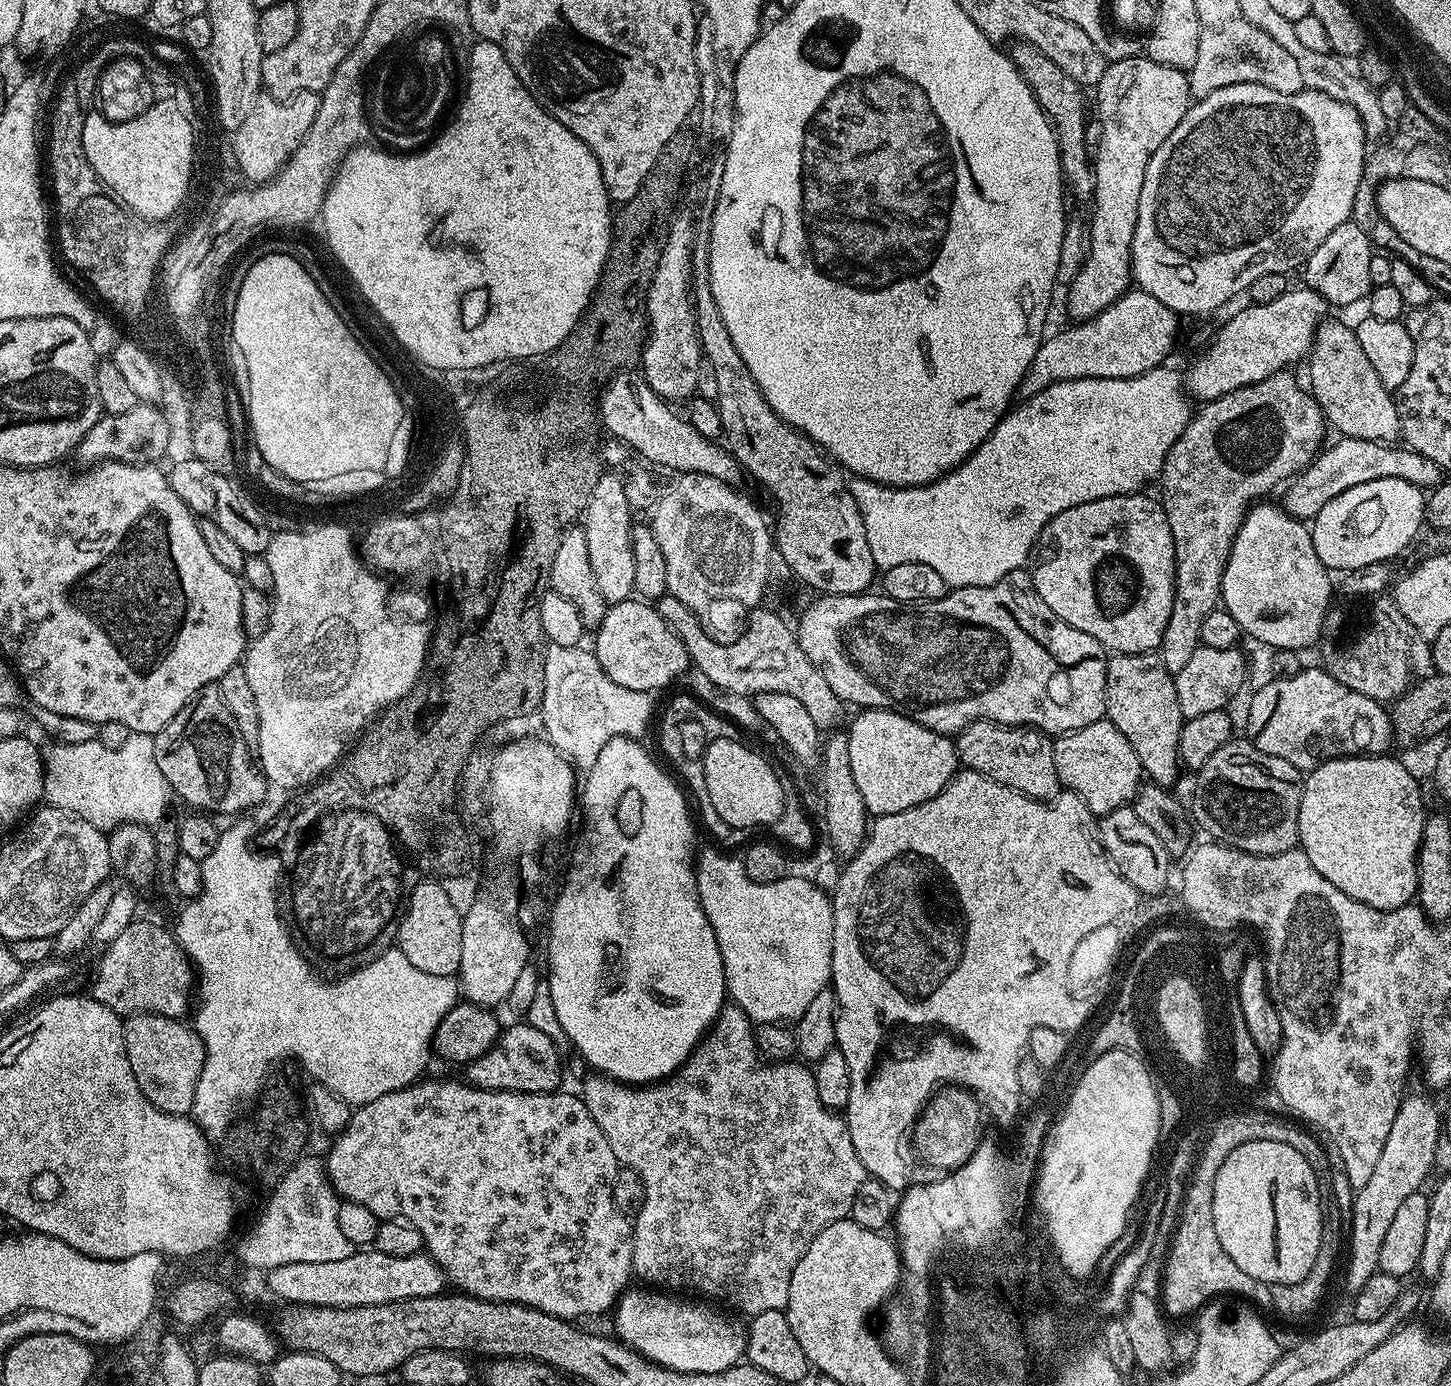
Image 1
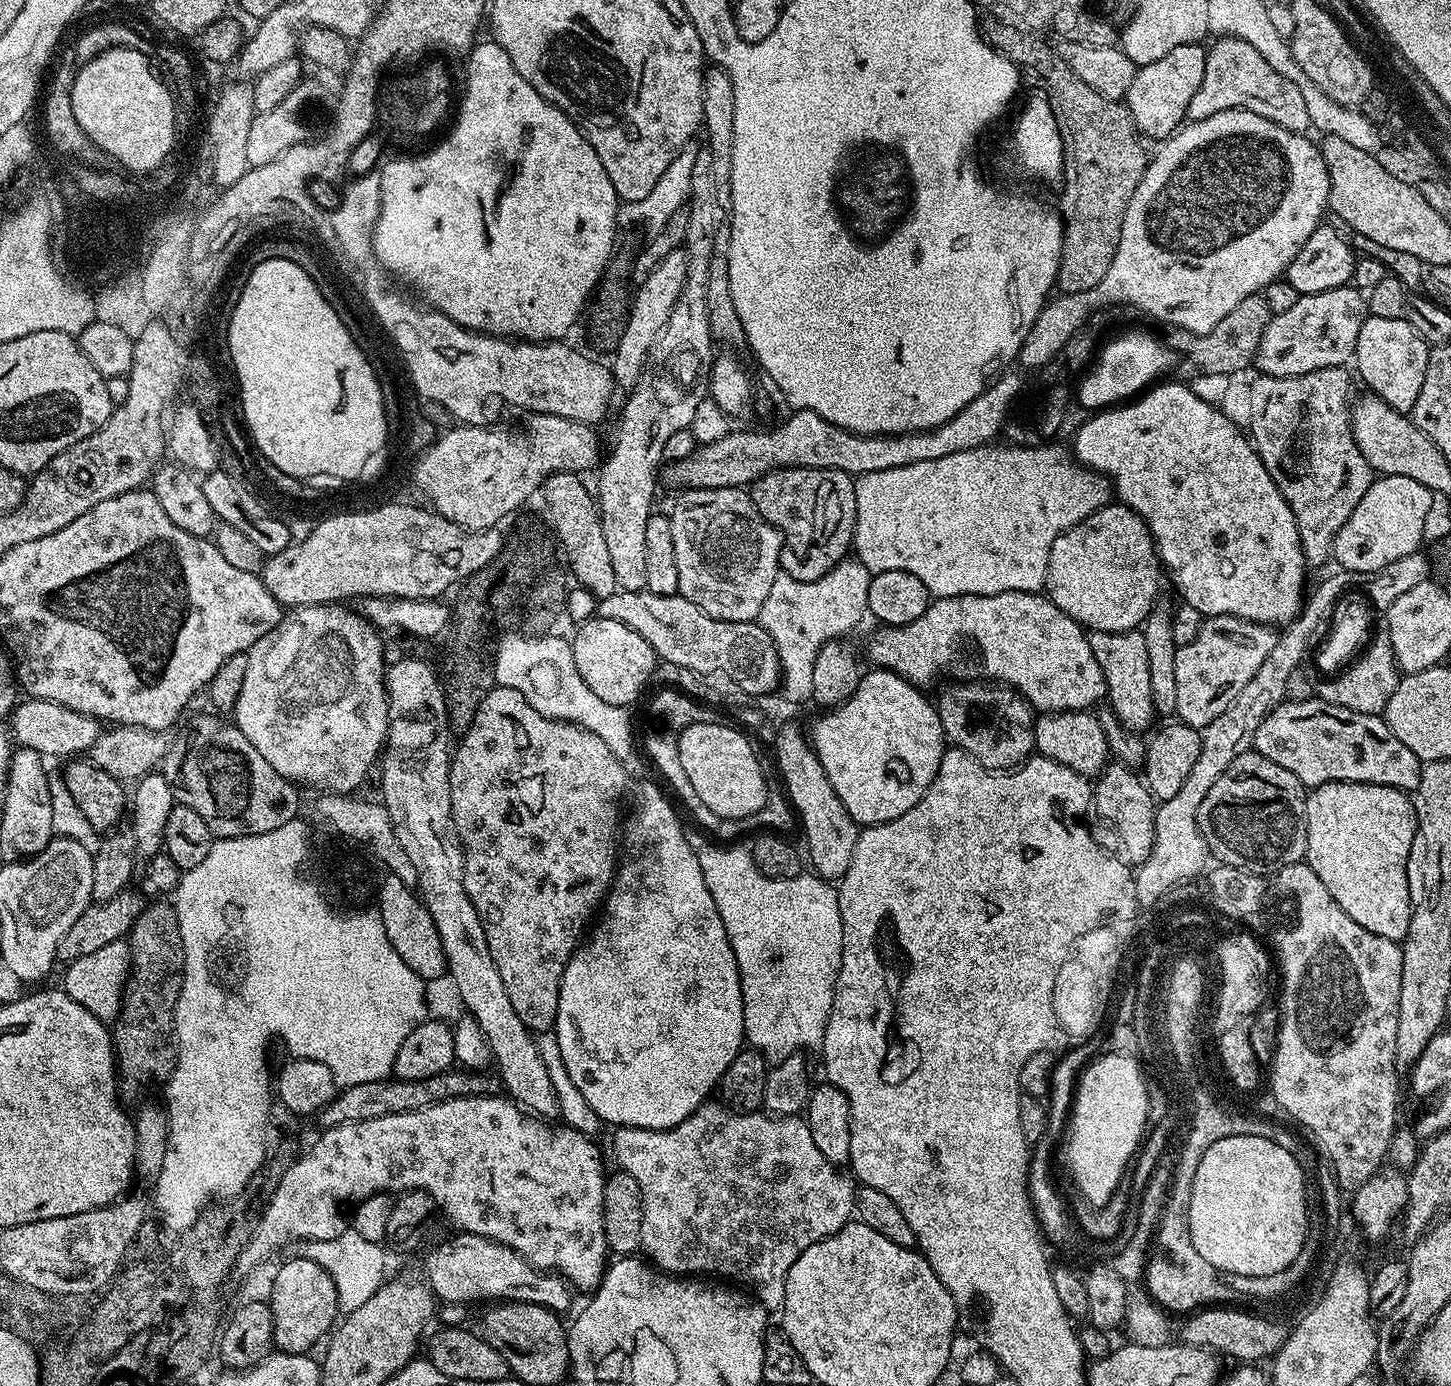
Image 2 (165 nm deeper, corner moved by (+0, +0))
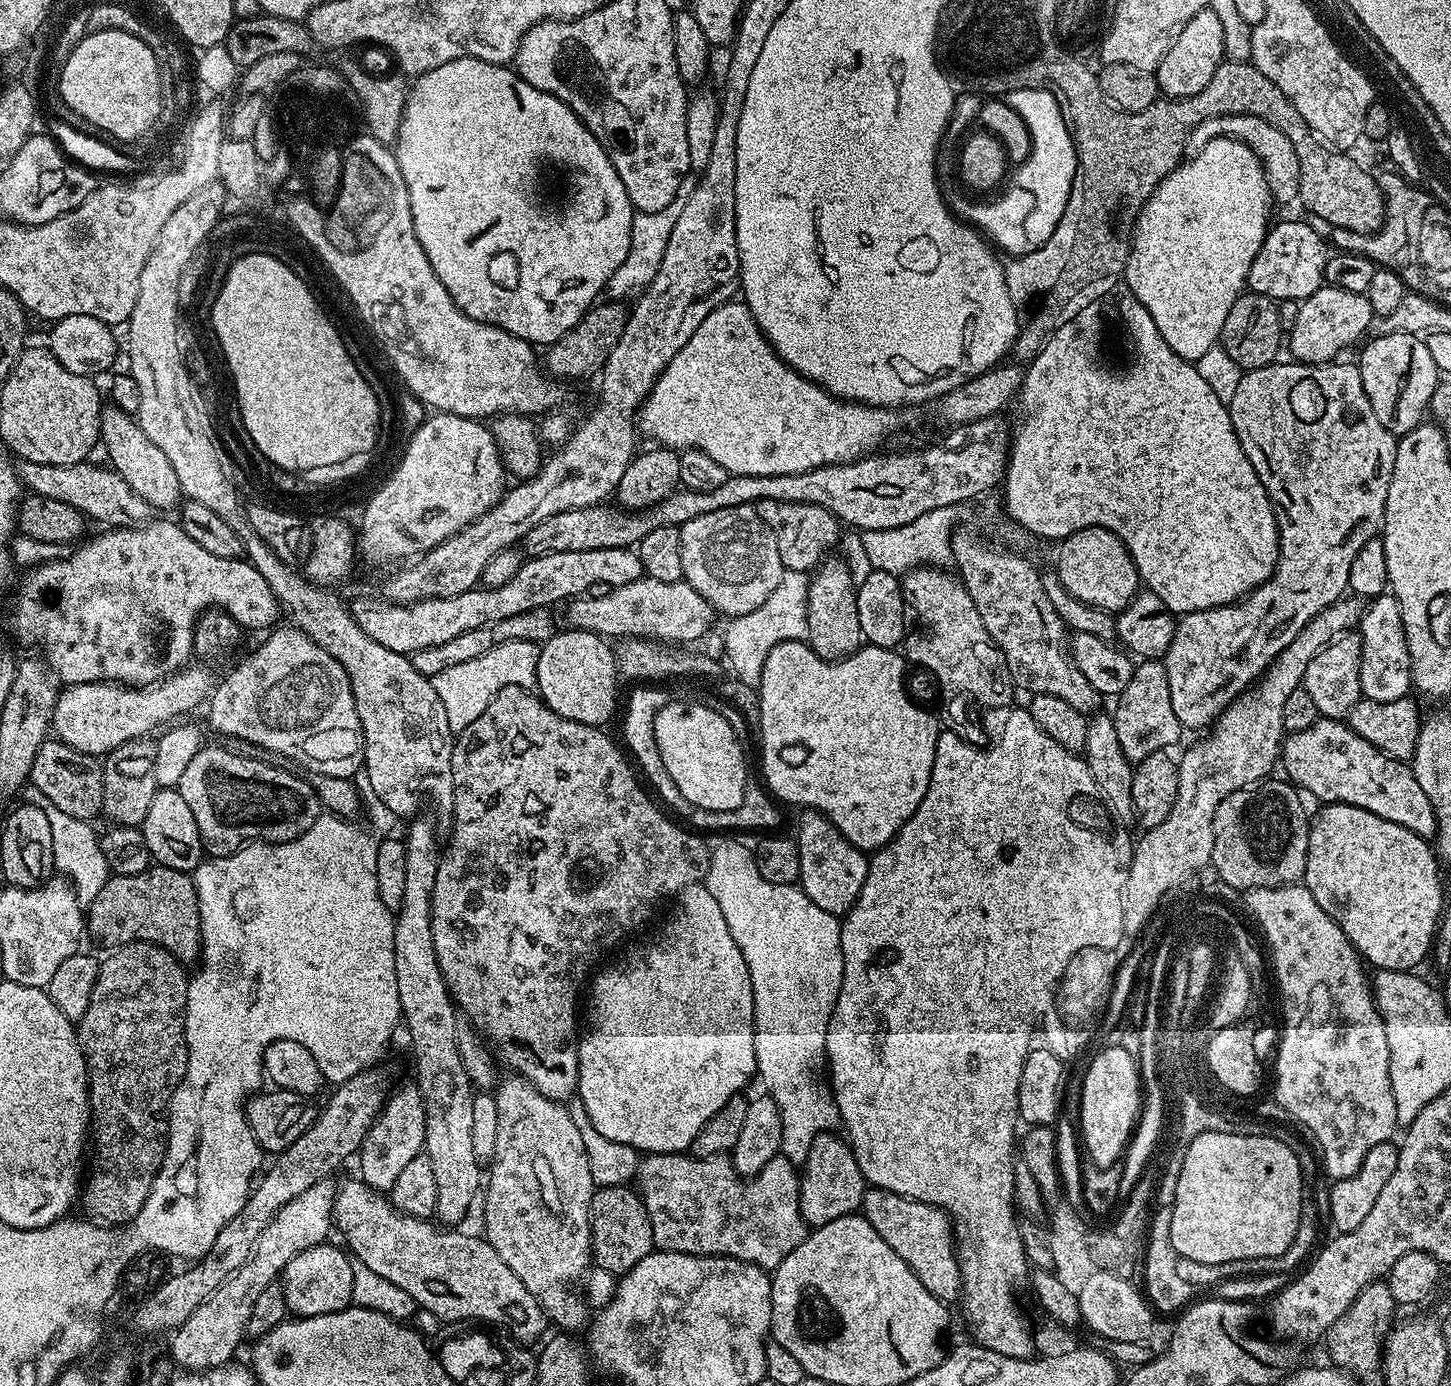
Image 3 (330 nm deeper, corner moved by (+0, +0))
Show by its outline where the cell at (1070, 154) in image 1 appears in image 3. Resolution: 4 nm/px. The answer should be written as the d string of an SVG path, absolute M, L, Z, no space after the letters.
M1225 59L1224 63L1218 66L1218 70L1214 70L1214 78L1210 78L1210 83L1203 90L1198 90L1198 94L1193 96L1183 96L1181 100L1173 100L1171 98L1157 98L1155 102L1146 110L1141 112L1123 112L1122 109L1116 108L1113 104L1109 104L1104 92L1100 88L1099 75L1091 67L1081 68L1080 64L1040 64L1032 62L1032 72L1028 72L1028 80L1032 80L1032 76L1036 76L1036 87L1044 91L1049 91L1050 94L1057 99L1058 109L1061 111L1062 118L1065 119L1065 124L1069 130L1069 136L1073 140L1074 150L1076 151L1077 168L1073 178L1073 186L1070 190L1069 201L1066 202L1065 213L1062 214L1064 224L1058 222L1060 232L1051 234L1050 241L1052 244L1064 244L1064 240L1072 240L1072 236L1076 236L1076 240L1088 240L1088 232L1092 232L1092 228L1100 228L1100 224L1105 224L1113 215L1111 212L1120 204L1120 199L1124 199L1128 204L1136 204L1135 206L1143 205L1149 194L1154 191L1162 182L1162 178L1169 176L1176 167L1181 163L1184 156L1184 143L1186 138L1191 134L1192 128L1198 126L1202 122L1206 122L1210 118L1218 118L1219 116L1261 116L1266 122L1270 122L1278 130L1282 130L1282 134L1286 134L1286 138L1290 138L1290 142L1294 146L1294 150L1298 154L1298 166L1300 167L1300 194L1298 197L1299 203L1304 203L1314 215L1320 220L1325 220L1326 223L1332 224L1333 229L1346 227L1347 230L1356 232L1376 232L1384 221L1384 197L1379 190L1378 184L1371 171L1363 169L1353 162L1350 157L1340 150L1329 150L1317 137L1314 135L1311 128L1302 118L1302 114L1298 114L1298 110L1294 110L1294 106L1286 94L1282 94L1282 90L1278 90L1278 86L1274 86L1274 82L1270 82L1270 78L1266 78L1266 74L1262 74L1262 70L1255 68L1248 60L1229 60Z

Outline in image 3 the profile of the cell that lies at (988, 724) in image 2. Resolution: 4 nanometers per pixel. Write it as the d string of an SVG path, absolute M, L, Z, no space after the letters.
M921 566L903 573L900 588L904 591L905 605L911 611L913 608L924 623L924 632L907 641L906 656L911 663L913 660L932 672L936 679L940 700L944 703L943 723L957 734L968 734L972 724L980 720L976 704L1007 709L1013 703L1014 685L1008 676L1004 655L982 623L982 614L978 614L974 598L970 598L963 580L944 570L940 566Z

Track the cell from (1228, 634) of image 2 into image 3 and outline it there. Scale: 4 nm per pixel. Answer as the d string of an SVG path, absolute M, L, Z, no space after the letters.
M1273 362L1261 368L1249 368L1241 375L1238 382L1238 391L1234 398L1230 398L1228 413L1230 422L1234 422L1234 434L1238 434L1238 442L1250 458L1250 466L1258 474L1266 494L1272 500L1272 506L1276 509L1276 525L1280 535L1280 553L1274 574L1262 586L1258 586L1253 592L1249 592L1243 600L1235 604L1223 604L1210 610L1198 610L1197 612L1185 612L1175 621L1173 641L1169 650L1163 656L1162 663L1166 670L1166 682L1170 682L1170 706L1174 706L1174 715L1177 716L1181 729L1204 728L1207 729L1219 717L1220 713L1232 703L1238 696L1243 696L1274 663L1276 656L1298 638L1302 626L1310 622L1310 618L1318 615L1323 608L1330 606L1334 601L1341 599L1349 591L1348 579L1350 578L1350 566L1354 558L1358 558L1358 550L1366 546L1381 531L1384 523L1384 507L1386 506L1386 494L1390 490L1390 482L1394 474L1394 458L1396 457L1397 437L1392 435L1378 417L1374 415L1374 409L1370 407L1370 398L1366 398L1366 390L1362 386L1362 374L1355 363L1340 364L1341 362L1329 362L1327 364L1280 364Z

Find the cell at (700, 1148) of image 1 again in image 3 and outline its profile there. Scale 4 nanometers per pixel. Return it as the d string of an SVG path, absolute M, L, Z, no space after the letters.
M654 1152L645 1155L639 1161L638 1191L646 1206L646 1214L650 1218L652 1227L652 1243L661 1252L681 1252L682 1254L694 1254L695 1256L728 1256L731 1260L741 1260L747 1264L753 1264L765 1270L774 1270L786 1258L786 1254L793 1252L806 1235L806 1223L800 1213L799 1194L801 1177L798 1175L797 1165L789 1162L783 1154L774 1157L758 1175L744 1179L736 1173L731 1159L723 1156L694 1156L682 1152Z

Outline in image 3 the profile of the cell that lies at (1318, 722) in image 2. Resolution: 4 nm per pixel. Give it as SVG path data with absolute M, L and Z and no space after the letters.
M1321 718L1306 730L1291 733L1282 745L1282 768L1283 764L1283 775L1297 789L1320 800L1321 805L1353 804L1386 818L1386 822L1398 822L1398 826L1406 826L1414 834L1435 837L1434 806L1418 786L1411 767L1366 742L1344 720Z

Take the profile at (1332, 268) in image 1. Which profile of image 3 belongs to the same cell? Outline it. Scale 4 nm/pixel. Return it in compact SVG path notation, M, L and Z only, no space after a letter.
M1284 220L1281 224L1273 223L1254 262L1250 262L1247 291L1269 296L1277 302L1310 298L1310 294L1325 287L1324 271L1329 255L1330 248L1324 245L1323 238L1306 221Z

